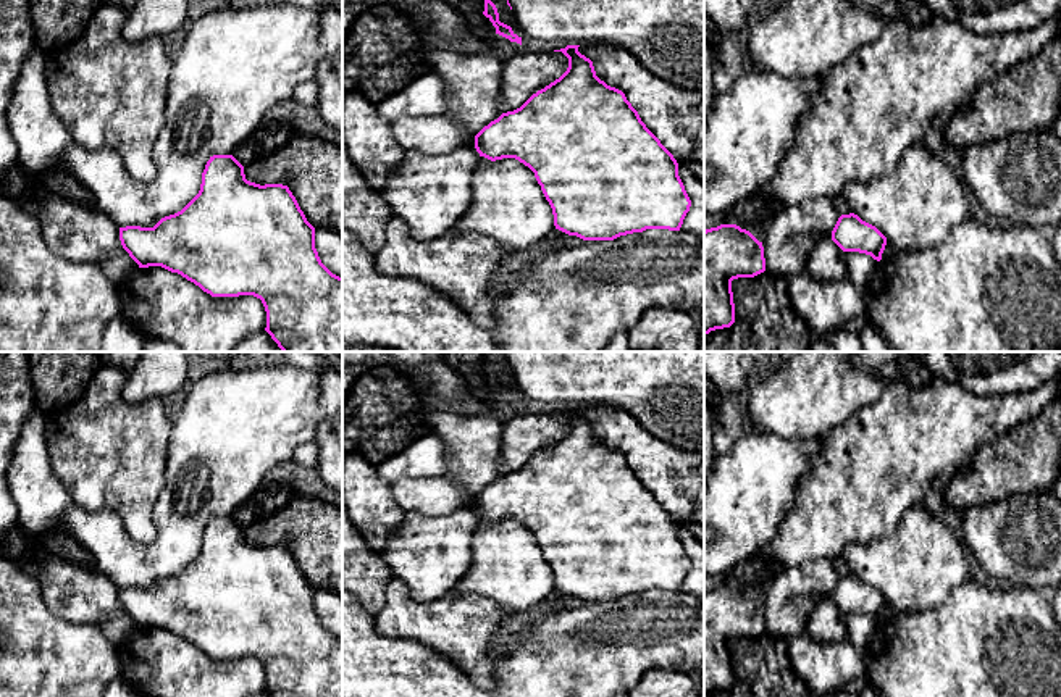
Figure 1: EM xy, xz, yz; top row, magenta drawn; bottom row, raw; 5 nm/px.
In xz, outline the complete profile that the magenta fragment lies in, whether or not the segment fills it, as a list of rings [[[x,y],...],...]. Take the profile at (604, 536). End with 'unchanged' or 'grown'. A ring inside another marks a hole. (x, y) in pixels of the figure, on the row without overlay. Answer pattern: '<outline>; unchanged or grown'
[[[567,407],[565,410],[554,411],[562,413],[568,419],[567,432],[546,447],[544,450],[533,455],[520,470],[514,473],[502,474],[497,481],[491,482],[475,497],[475,510],[480,518],[491,523],[502,520],[515,520],[525,528],[528,528],[541,547],[541,552],[549,563],[554,576],[556,591],[577,597],[583,602],[614,602],[620,597],[643,594],[646,591],[669,591],[680,592],[686,574],[690,573],[691,561],[685,552],[685,547],[678,537],[678,524],[673,516],[661,505],[661,502],[646,489],[641,482],[638,473],[627,461],[625,455],[615,449],[607,447],[596,437],[593,423],[578,413],[580,407]]]; unchanged

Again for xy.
[[[213,516],[202,534],[199,555],[153,589],[120,589],[120,602],[139,629],[161,628],[178,634],[212,658],[254,657],[266,673],[270,697],[342,697],[342,639],[333,636],[315,610],[315,589],[283,545],[255,545],[233,516]]]; unchanged

